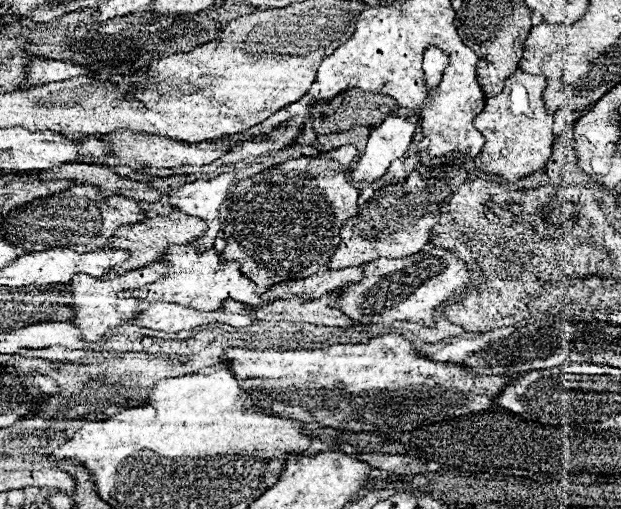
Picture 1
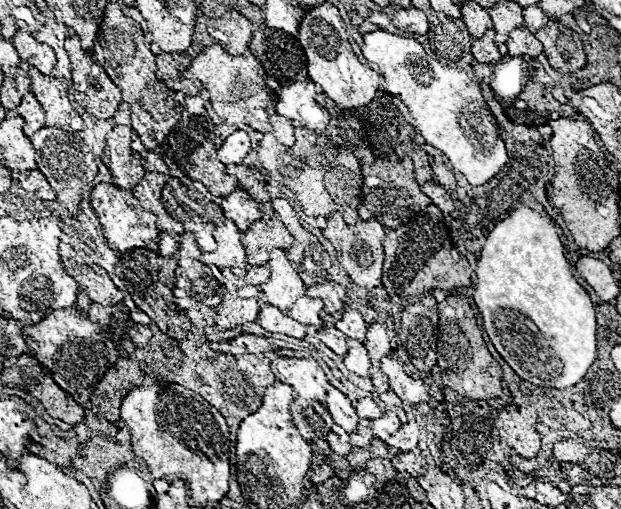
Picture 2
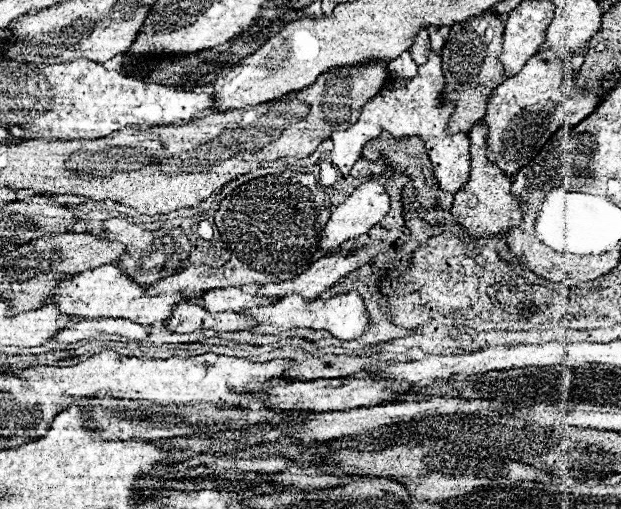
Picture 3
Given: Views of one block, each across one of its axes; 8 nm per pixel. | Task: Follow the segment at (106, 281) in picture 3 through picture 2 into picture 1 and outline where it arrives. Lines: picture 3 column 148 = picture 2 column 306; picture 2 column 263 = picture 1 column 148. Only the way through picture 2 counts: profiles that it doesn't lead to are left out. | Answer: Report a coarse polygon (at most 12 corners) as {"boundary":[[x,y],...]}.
{"boundary":[[170,246],[164,280],[122,292],[146,302],[220,310],[266,304],[234,260]]}

